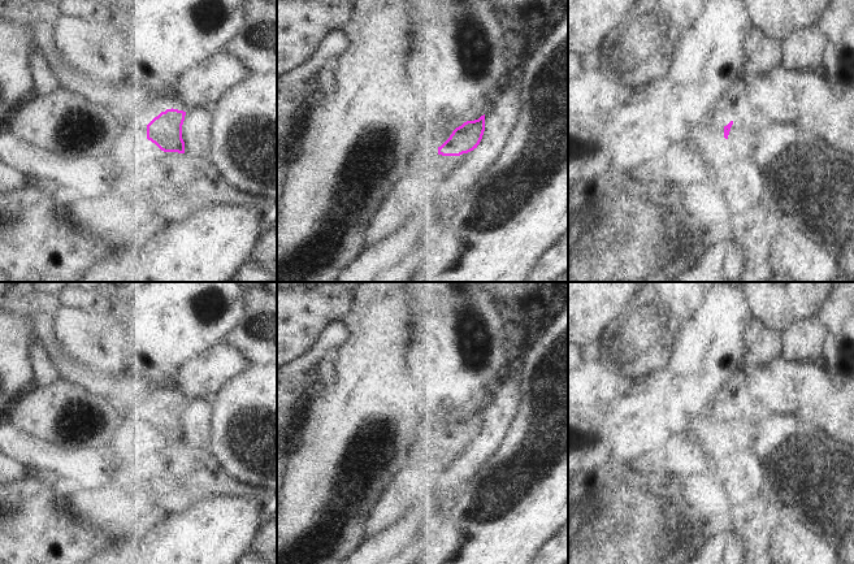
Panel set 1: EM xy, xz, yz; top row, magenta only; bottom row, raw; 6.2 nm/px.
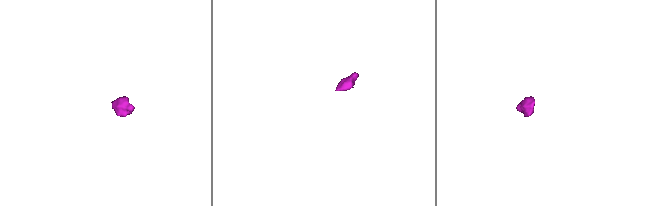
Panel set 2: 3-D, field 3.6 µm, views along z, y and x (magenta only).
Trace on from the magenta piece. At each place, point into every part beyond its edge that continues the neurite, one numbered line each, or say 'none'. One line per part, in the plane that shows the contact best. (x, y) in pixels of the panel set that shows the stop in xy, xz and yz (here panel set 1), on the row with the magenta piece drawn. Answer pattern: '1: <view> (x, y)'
none

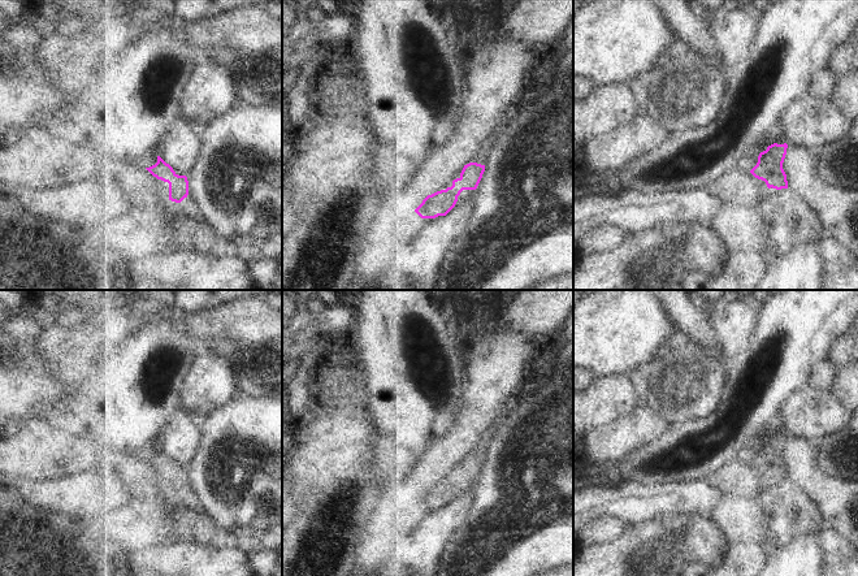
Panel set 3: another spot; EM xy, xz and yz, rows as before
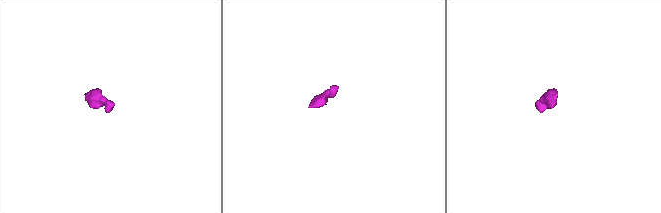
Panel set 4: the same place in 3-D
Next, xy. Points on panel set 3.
1: xy (190, 207)

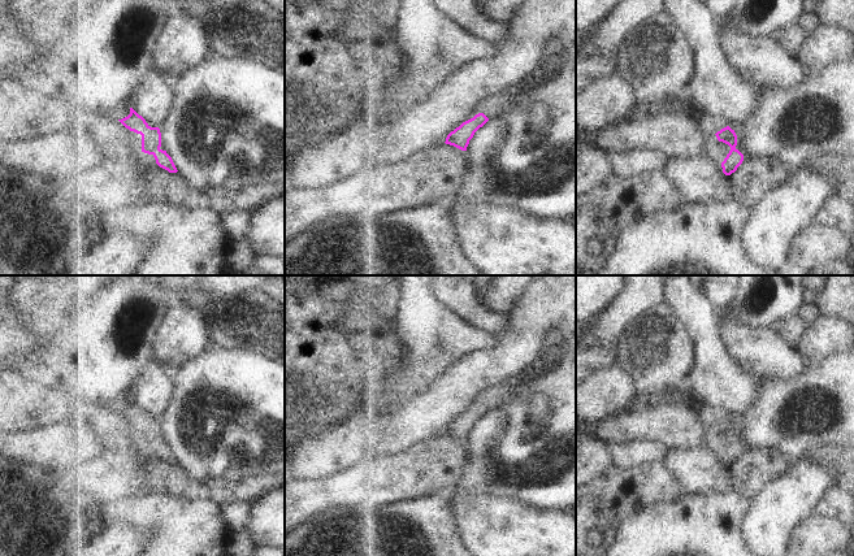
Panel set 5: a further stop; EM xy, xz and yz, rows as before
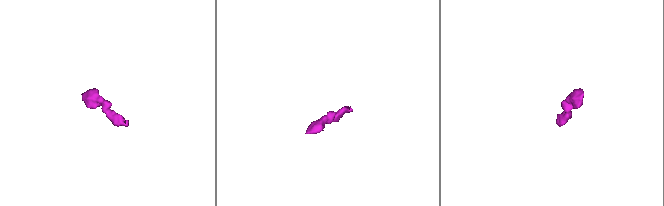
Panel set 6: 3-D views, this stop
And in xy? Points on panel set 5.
none

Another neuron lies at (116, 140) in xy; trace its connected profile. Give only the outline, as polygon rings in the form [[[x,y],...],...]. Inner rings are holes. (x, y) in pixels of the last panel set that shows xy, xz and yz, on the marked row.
[[[116,117],[96,126],[95,136],[109,157],[133,160],[142,153],[142,135],[126,129]]]

